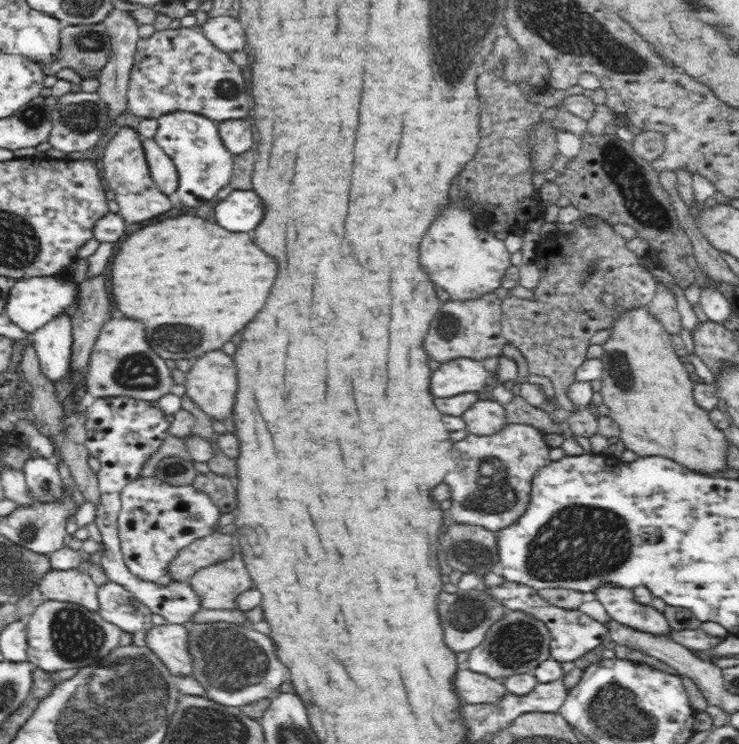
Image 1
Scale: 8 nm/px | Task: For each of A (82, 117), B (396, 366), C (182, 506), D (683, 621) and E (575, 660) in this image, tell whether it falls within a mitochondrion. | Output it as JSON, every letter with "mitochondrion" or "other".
{"A":"mitochondrion","B":"other","C":"other","D":"other","E":"other"}

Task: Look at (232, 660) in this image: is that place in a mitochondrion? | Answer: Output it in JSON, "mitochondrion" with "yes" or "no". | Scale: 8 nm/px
{"mitochondrion":"yes"}

